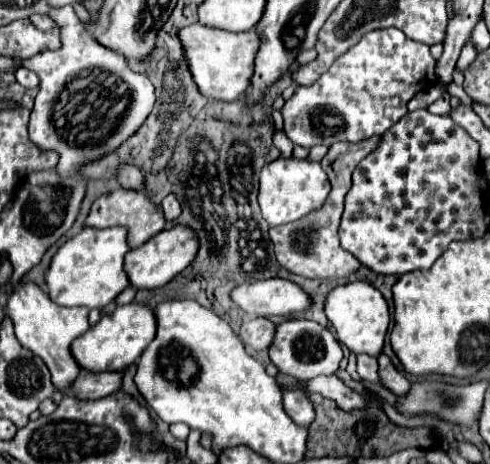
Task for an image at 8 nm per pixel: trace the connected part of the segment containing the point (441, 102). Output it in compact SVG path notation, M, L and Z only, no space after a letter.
M444 93L438 101L434 101L434 103L428 107L430 113L438 113L438 115L448 113L448 109L450 109L450 95L448 95L448 93Z

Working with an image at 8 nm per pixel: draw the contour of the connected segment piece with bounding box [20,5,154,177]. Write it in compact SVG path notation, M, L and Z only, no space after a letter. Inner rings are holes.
M72 5L64 7L52 7L48 11L48 17L62 27L62 47L56 51L42 51L30 59L22 59L22 67L34 71L40 79L40 91L36 95L36 103L30 115L30 139L44 151L54 149L60 153L60 161L56 165L58 173L68 177L72 173L78 173L80 165L94 161L108 151L116 149L122 141L126 141L148 117L154 105L154 89L148 77L134 73L124 57L118 53L112 53L110 49L102 49L100 43L92 41L90 33L84 29L82 21L74 13Z

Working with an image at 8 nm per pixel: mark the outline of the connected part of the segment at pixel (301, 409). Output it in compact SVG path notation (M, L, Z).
M284 393L284 411L300 427L310 427L314 421L314 409L304 393Z

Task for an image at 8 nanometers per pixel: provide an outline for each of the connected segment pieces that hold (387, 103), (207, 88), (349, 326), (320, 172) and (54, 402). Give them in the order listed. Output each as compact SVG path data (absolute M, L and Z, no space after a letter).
M390 27L390 29L370 31L354 47L350 47L340 57L336 57L332 67L316 83L312 83L310 87L296 87L294 95L282 107L284 133L294 145L302 145L308 149L314 145L330 147L336 141L356 143L356 141L362 141L374 135L384 135L396 121L400 121L408 113L406 103L418 91L424 91L426 83L430 87L438 83L434 67L436 67L436 61L430 55L430 47L408 39L400 29Z
M194 23L188 29L180 31L180 41L184 45L188 65L192 69L192 77L200 89L210 99L218 101L236 101L250 87L250 79L254 75L254 57L260 47L260 37L256 29L232 33L224 29L206 27L202 23Z
M366 281L338 285L326 295L324 313L334 327L338 341L342 341L350 351L368 353L372 357L380 355L384 337L388 331L388 323L390 323L390 311L388 311L388 305L382 297L382 293L376 287L372 287Z
M276 159L268 163L260 173L260 193L258 203L262 209L262 217L272 225L286 225L292 221L302 219L310 211L316 211L322 207L324 199L330 193L330 181L326 171L318 161L310 159Z
M56 391L51 398L48 398L45 401L43 401L38 408L41 415L52 414L58 407L63 397L64 395L61 392Z

